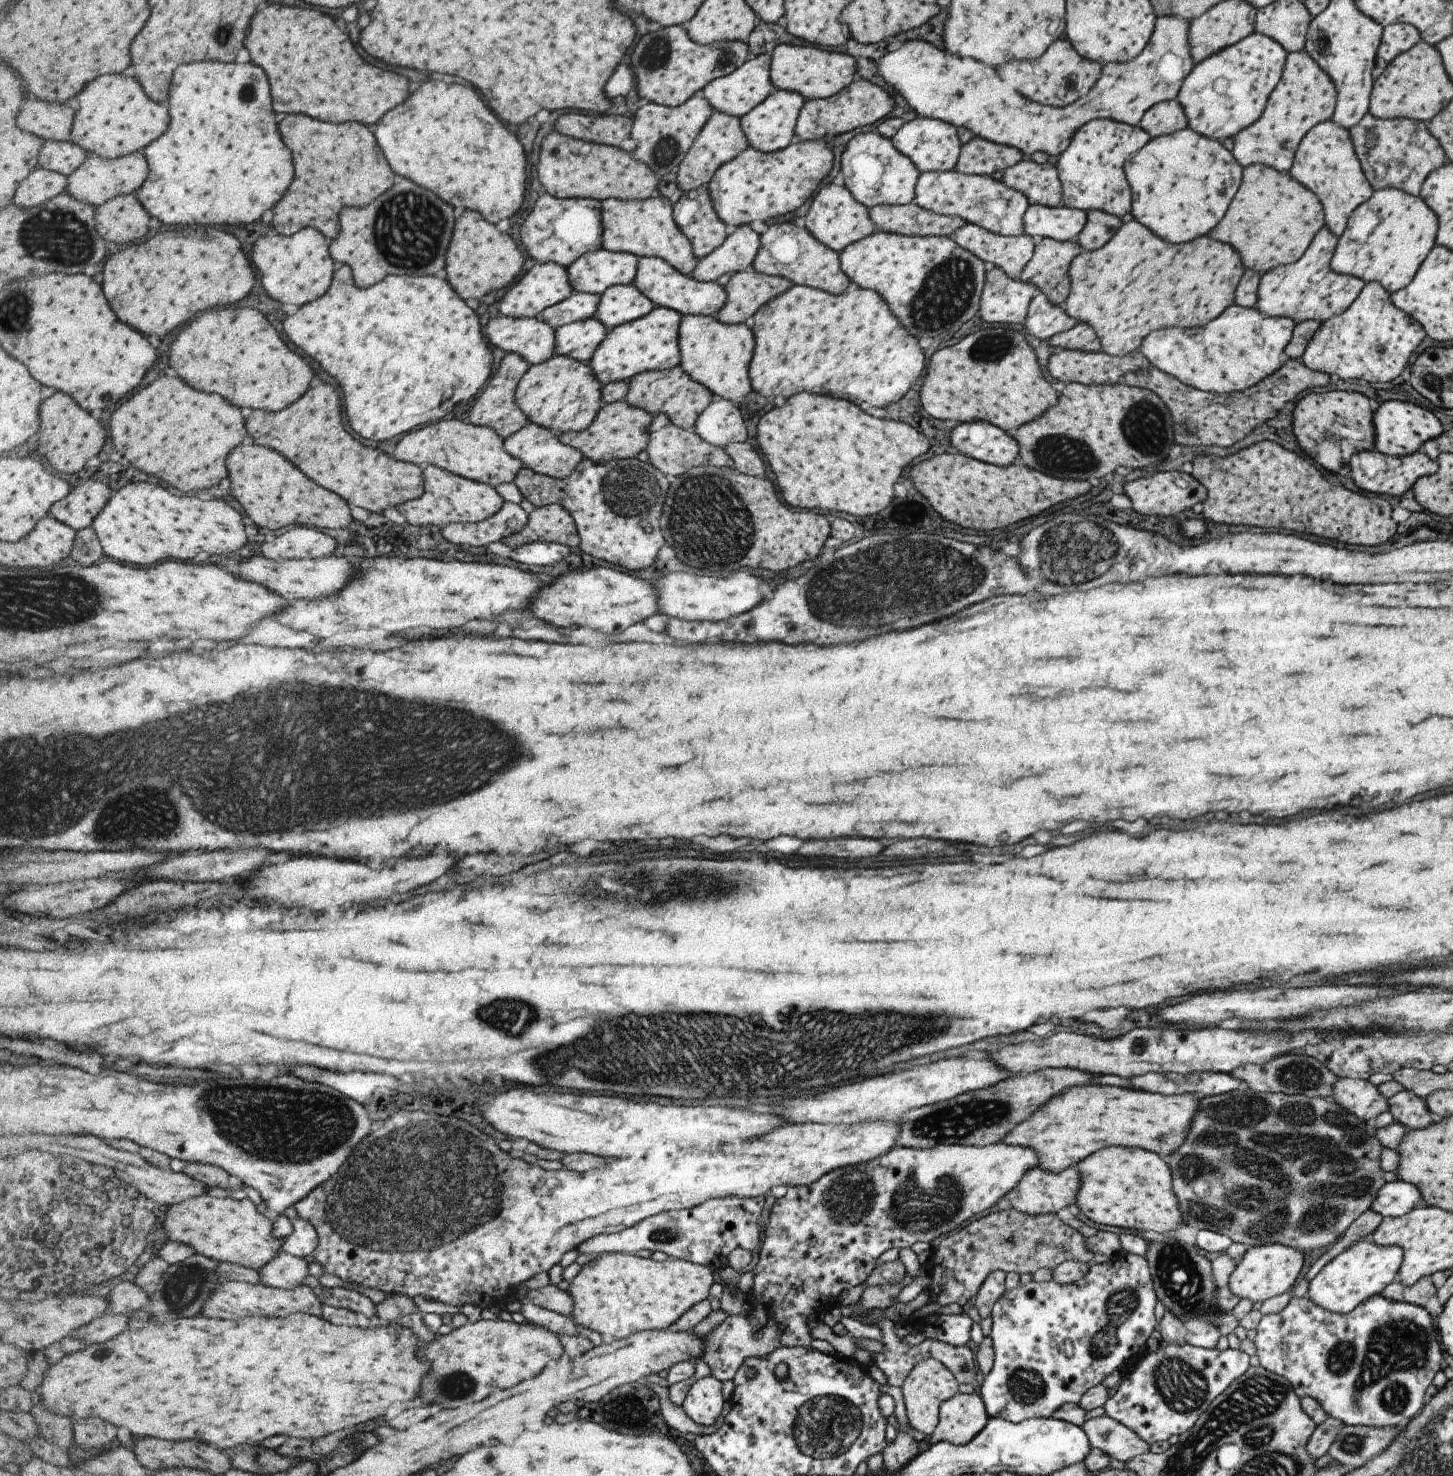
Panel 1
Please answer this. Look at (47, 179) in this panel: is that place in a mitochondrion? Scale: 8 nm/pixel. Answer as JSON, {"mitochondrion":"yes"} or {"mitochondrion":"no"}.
{"mitochondrion":"no"}

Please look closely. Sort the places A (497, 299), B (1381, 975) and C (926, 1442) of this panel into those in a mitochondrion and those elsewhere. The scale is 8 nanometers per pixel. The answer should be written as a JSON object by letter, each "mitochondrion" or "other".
{"A":"other","B":"other","C":"other"}

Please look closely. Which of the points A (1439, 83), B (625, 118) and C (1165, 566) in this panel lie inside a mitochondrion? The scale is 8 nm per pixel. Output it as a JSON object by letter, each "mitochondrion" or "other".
{"A":"other","B":"other","C":"other"}

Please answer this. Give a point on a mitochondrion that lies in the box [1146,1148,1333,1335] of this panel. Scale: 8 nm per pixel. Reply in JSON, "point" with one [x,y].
{"point":[1178,1275]}

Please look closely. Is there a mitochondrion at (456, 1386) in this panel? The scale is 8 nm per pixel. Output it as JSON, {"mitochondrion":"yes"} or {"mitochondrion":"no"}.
{"mitochondrion":"yes"}

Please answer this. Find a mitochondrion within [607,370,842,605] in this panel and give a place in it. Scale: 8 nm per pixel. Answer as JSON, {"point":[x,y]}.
{"point":[709,517]}

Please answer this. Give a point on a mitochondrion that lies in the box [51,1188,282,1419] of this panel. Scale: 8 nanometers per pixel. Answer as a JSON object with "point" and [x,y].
{"point":[188,1285]}

